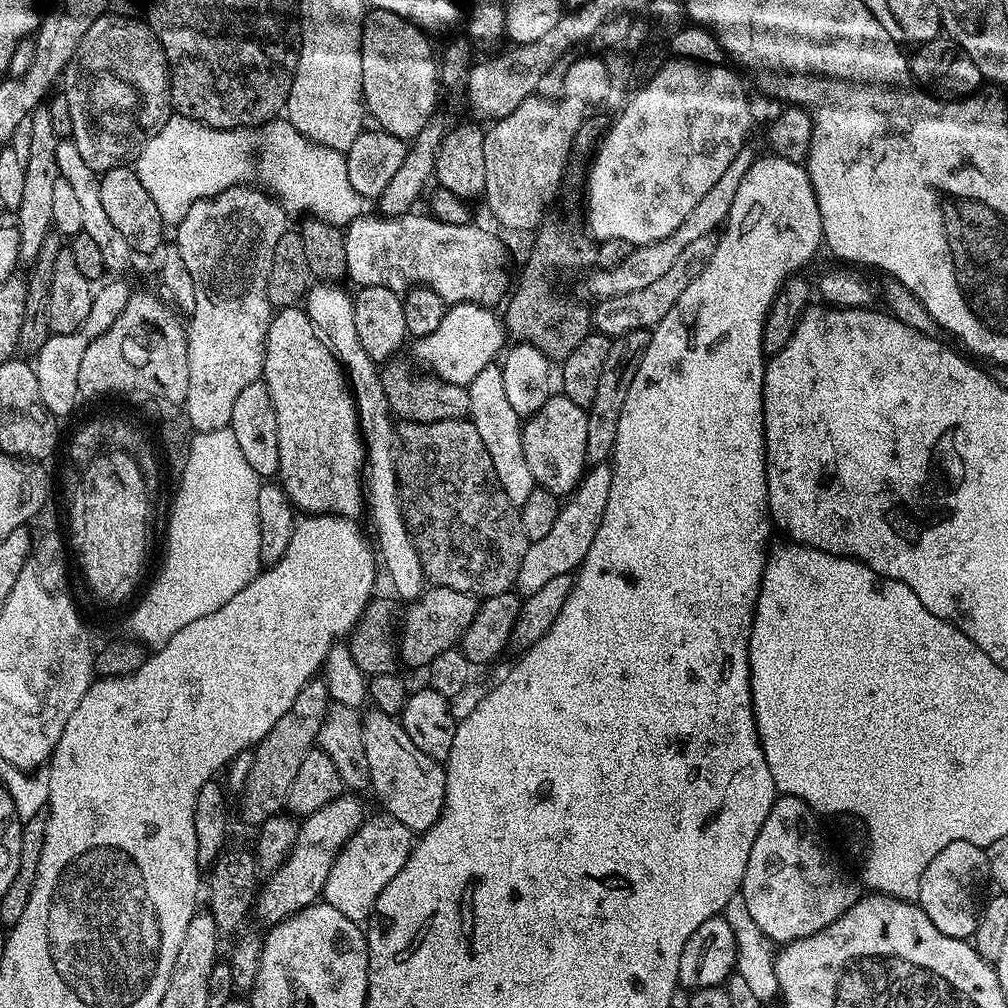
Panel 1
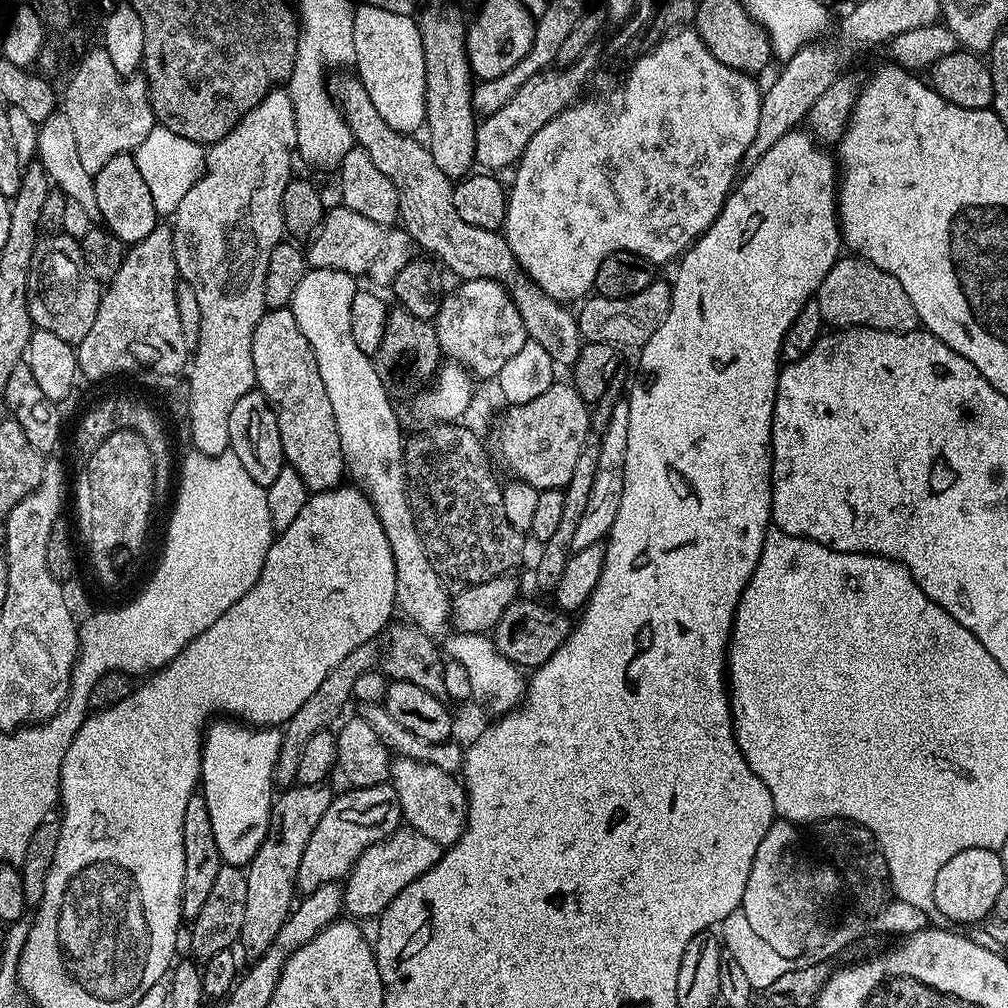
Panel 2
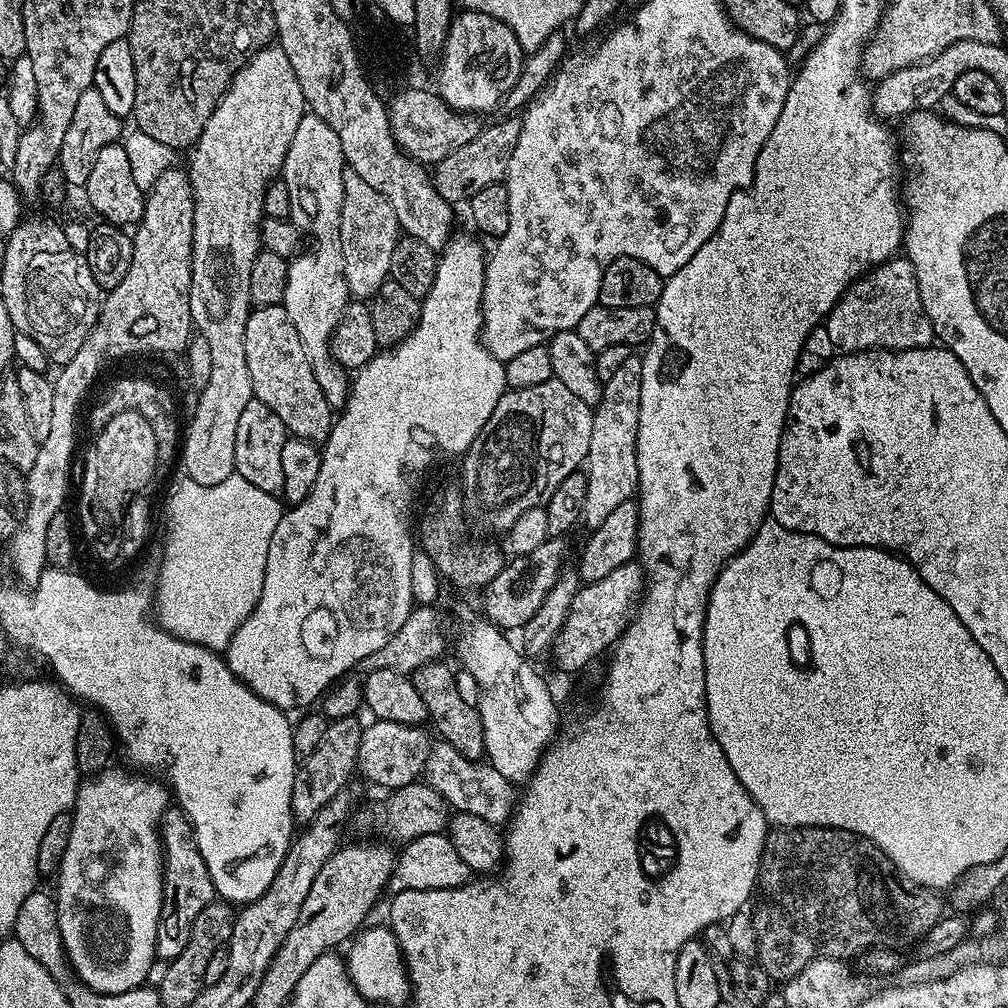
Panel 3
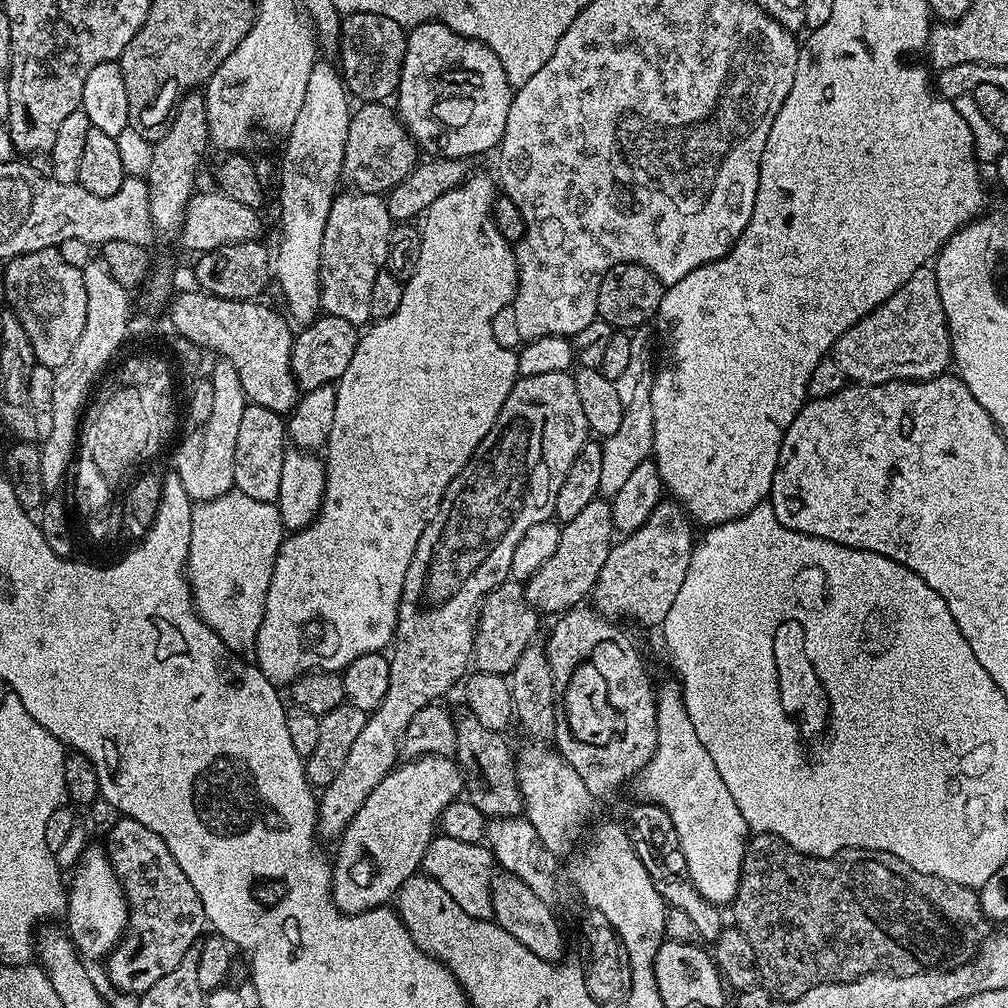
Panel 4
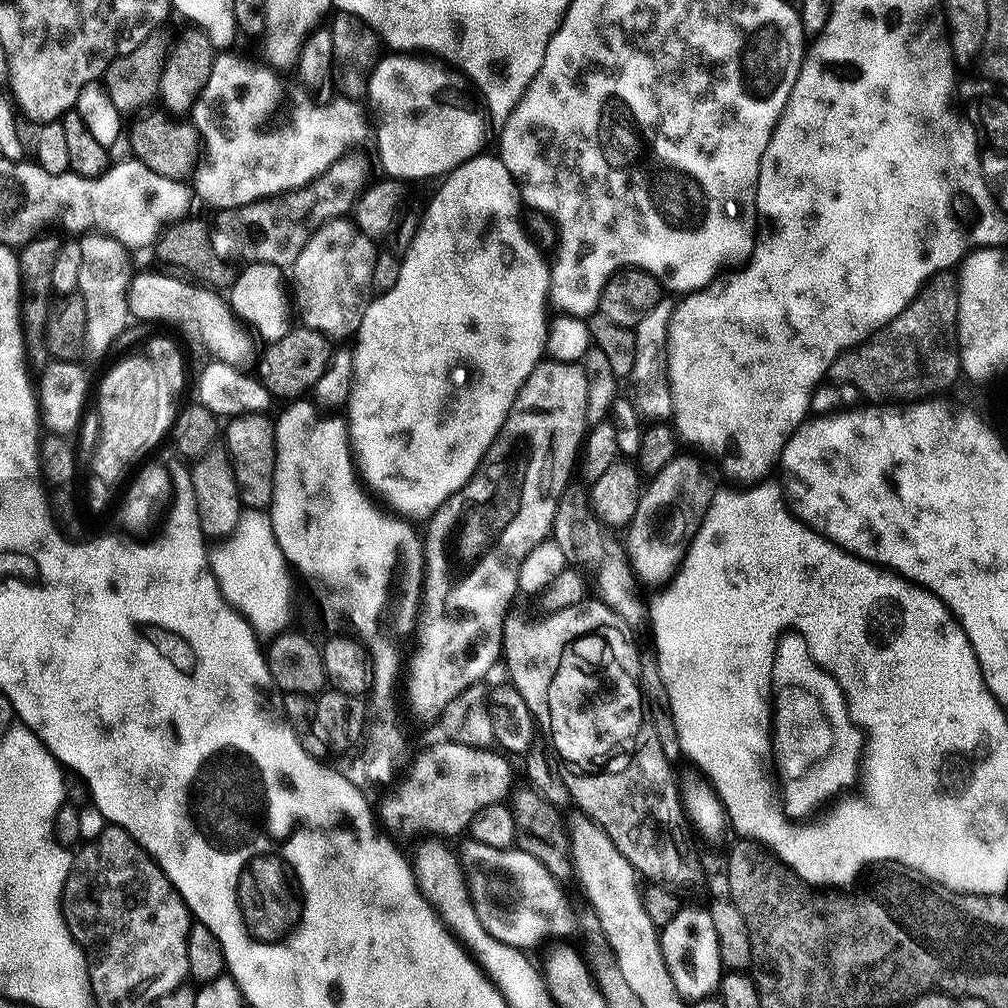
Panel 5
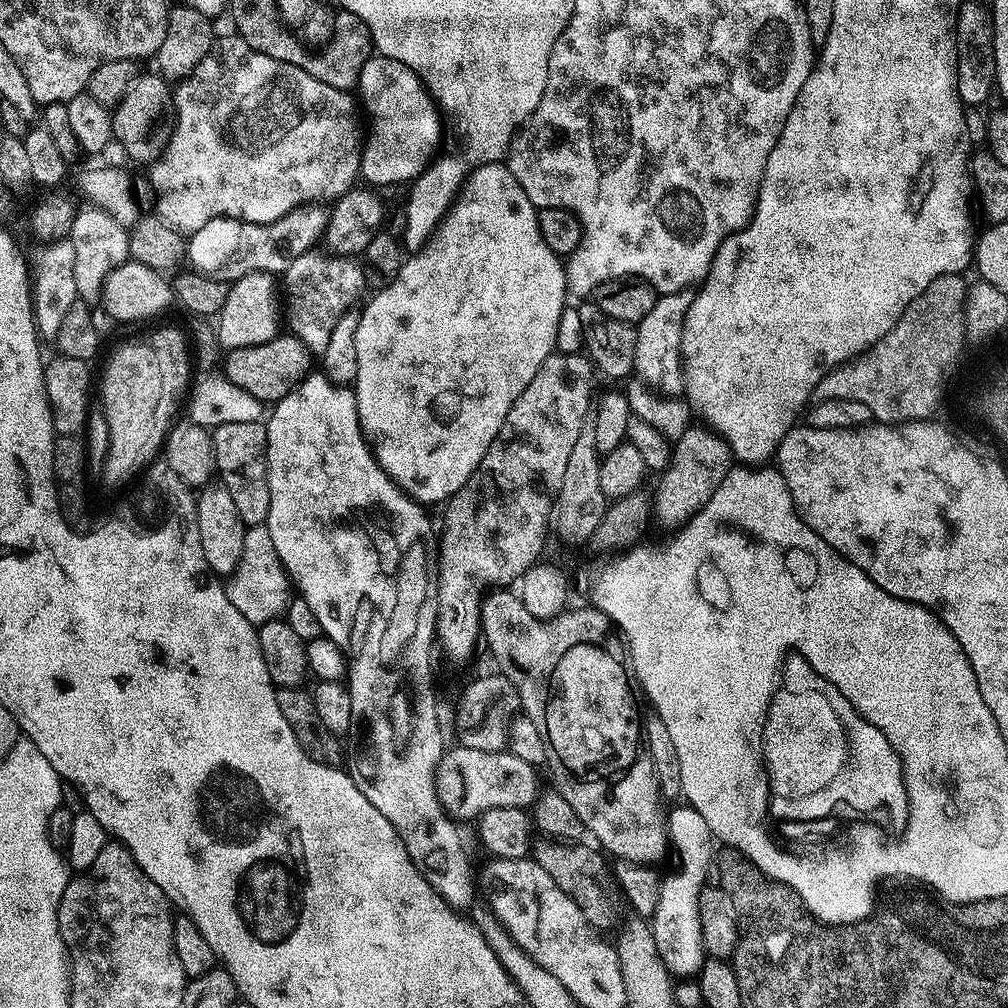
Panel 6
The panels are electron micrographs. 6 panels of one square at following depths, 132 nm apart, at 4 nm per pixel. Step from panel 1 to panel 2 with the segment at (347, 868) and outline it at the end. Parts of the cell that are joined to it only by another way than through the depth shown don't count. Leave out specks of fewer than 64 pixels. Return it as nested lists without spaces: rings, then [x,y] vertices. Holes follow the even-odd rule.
[[[401,826],[393,836],[367,848],[354,862],[352,871],[343,881],[344,912],[357,921],[364,922],[367,916],[379,917],[380,913],[422,874],[426,874],[439,862],[442,845],[430,842],[426,834],[418,834],[413,828]]]

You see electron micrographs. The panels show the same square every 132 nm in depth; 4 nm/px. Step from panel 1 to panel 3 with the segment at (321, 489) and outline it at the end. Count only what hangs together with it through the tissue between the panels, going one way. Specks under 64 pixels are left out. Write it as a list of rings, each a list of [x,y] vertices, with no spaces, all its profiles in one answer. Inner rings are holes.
[[[283,303],[261,304],[253,307],[248,313],[246,322],[246,366],[250,366],[250,382],[253,397],[278,414],[282,418],[285,429],[291,435],[308,440],[317,446],[328,439],[334,423],[334,409],[326,402],[326,394],[322,394],[322,386],[318,386],[318,378],[314,378],[314,370],[310,370],[310,358],[306,358],[306,350],[302,350],[302,338],[298,338],[298,330],[294,330],[294,322],[286,314]]]

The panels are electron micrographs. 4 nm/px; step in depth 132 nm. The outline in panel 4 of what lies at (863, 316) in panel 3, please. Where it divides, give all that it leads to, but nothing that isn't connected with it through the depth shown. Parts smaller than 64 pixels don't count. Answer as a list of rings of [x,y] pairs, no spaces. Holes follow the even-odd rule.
[[[931,267],[914,270],[906,282],[886,302],[866,314],[846,334],[834,342],[830,357],[842,368],[849,381],[857,384],[885,384],[891,380],[930,380],[945,375],[952,360],[952,339],[948,333],[946,314],[942,310],[942,294],[938,292],[938,278]]]

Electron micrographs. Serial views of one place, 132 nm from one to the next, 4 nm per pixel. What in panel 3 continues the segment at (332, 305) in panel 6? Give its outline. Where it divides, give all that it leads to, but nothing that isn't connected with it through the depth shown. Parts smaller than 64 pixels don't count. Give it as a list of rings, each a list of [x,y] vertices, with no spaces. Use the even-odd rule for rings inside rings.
[[[349,167],[344,169],[342,178],[342,218],[340,219],[340,245],[342,246],[342,258],[344,259],[344,277],[349,293],[355,299],[367,301],[382,286],[384,280],[389,279],[390,254],[394,254],[394,246],[402,235],[402,229],[398,218],[394,214],[394,206],[374,186],[370,186],[366,181],[354,174],[354,170]]]

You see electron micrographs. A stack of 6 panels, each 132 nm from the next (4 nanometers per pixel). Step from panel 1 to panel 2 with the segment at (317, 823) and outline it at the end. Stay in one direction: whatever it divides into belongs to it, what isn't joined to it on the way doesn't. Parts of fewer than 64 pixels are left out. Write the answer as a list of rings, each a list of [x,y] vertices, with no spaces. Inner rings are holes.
[[[385,782],[369,788],[349,787],[348,792],[333,795],[330,810],[322,814],[318,827],[310,837],[310,843],[302,853],[302,862],[298,865],[298,888],[307,894],[318,890],[320,886],[343,881],[352,871],[354,862],[370,846],[382,842],[387,836],[393,836],[401,827],[400,803],[398,794],[391,783]]]

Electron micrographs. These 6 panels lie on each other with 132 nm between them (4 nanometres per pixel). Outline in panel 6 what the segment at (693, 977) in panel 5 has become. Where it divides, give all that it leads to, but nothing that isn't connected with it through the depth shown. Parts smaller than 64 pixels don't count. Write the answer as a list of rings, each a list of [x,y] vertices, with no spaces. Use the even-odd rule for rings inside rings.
[[[690,806],[676,808],[666,816],[666,840],[676,851],[676,869],[672,876],[665,875],[660,882],[658,910],[650,917],[652,937],[656,943],[656,953],[668,967],[669,973],[676,978],[692,978],[706,959],[702,942],[702,922],[698,920],[698,896],[706,887],[704,880],[708,876],[708,868],[713,867],[714,837],[710,826],[706,826],[706,818],[698,814]]]

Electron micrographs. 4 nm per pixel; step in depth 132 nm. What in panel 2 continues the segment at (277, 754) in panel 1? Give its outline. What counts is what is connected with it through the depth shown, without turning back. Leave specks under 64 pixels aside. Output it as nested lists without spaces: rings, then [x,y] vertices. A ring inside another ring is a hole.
[[[376,640],[363,643],[362,646],[352,650],[346,658],[342,658],[342,662],[326,676],[325,681],[318,686],[318,689],[314,690],[310,698],[306,698],[306,702],[285,724],[280,743],[279,762],[276,765],[275,783],[279,787],[289,787],[295,781],[298,762],[305,750],[306,743],[310,742],[310,738],[316,733],[331,729],[341,719],[340,714],[343,712],[344,706],[353,697],[352,692],[358,675],[373,671],[379,665],[382,655],[379,644],[380,642]]]

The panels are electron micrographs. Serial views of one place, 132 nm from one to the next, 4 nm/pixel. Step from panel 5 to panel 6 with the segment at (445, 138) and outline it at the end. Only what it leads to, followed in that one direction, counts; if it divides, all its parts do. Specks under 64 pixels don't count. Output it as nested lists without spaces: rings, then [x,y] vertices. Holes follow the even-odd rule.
[[[374,54],[362,66],[358,93],[364,99],[364,108],[368,111],[368,116],[372,119],[372,129],[368,132],[368,141],[364,144],[364,153],[358,156],[360,161],[359,175],[365,176],[367,183],[373,189],[388,188],[391,184],[404,184],[416,179],[430,161],[437,155],[436,146],[440,142],[440,120],[442,124],[442,113],[436,107],[436,101],[432,95],[424,88],[424,83],[402,62],[394,62],[394,58],[386,58],[379,54]]]

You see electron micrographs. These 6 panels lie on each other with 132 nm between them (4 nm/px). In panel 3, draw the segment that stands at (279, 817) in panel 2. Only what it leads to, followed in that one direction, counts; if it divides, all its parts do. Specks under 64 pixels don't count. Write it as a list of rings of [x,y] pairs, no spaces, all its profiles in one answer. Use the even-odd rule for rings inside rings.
[[[356,716],[331,721],[326,726],[326,734],[322,734],[318,746],[314,746],[312,753],[297,763],[294,790],[290,794],[292,818],[297,825],[307,826],[316,817],[318,810],[326,806],[326,802],[330,802],[339,792],[349,787],[348,779],[351,778],[352,772],[354,776],[357,771],[358,742],[362,742],[364,733],[364,724],[358,721]]]

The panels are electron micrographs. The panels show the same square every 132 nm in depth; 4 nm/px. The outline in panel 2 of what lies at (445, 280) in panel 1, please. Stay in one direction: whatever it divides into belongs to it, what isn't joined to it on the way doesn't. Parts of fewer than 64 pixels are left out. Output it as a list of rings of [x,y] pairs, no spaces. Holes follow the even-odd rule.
[[[343,206],[329,207],[325,211],[324,221],[312,233],[307,244],[309,269],[333,268],[357,278],[369,276],[374,283],[384,286],[391,285],[398,270],[414,259],[414,241],[403,227],[370,222],[370,218],[362,218],[362,214]]]

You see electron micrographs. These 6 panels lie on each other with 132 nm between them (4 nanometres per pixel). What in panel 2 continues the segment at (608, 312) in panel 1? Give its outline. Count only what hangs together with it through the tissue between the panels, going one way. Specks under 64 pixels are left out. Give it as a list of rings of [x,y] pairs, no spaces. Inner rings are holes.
[[[653,279],[650,286],[630,298],[608,299],[593,295],[585,299],[577,309],[580,335],[587,343],[602,342],[620,348],[634,346],[641,348],[662,324],[670,310],[672,287],[669,281]]]

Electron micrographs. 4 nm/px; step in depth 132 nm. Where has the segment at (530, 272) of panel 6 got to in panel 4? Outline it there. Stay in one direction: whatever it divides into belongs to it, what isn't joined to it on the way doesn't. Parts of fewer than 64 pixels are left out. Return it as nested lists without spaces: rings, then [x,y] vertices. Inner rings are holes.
[[[469,175],[458,186],[454,186],[450,190],[446,190],[446,194],[442,194],[442,198],[438,198],[438,202],[434,202],[428,207],[424,220],[424,233],[420,236],[420,249],[414,252],[414,267],[411,269],[412,277],[406,280],[404,284],[404,293],[402,294],[402,302],[398,306],[398,310],[394,310],[394,314],[377,319],[375,323],[367,329],[368,333],[361,335],[356,341],[356,349],[354,350],[354,358],[350,358],[350,366],[346,366],[346,374],[342,374],[342,378],[336,384],[336,405],[334,406],[334,430],[330,430],[328,435],[328,443],[326,445],[326,486],[324,487],[324,502],[320,505],[320,510],[316,514],[316,519],[308,525],[307,528],[301,528],[293,531],[291,534],[285,535],[283,544],[280,545],[280,554],[274,562],[274,574],[270,580],[270,590],[266,596],[266,610],[262,626],[258,632],[256,646],[254,649],[254,660],[258,665],[261,674],[266,679],[272,681],[277,686],[291,685],[292,681],[303,676],[305,672],[319,669],[321,666],[325,672],[340,672],[347,664],[352,662],[354,658],[362,654],[370,654],[371,652],[379,652],[387,649],[393,643],[396,634],[396,619],[398,618],[398,610],[400,609],[400,599],[404,593],[404,579],[406,578],[406,570],[410,566],[410,562],[414,558],[414,550],[418,546],[418,538],[422,538],[422,534],[426,530],[426,526],[434,518],[434,514],[438,514],[438,506],[442,502],[442,498],[446,494],[446,490],[450,486],[450,482],[457,476],[466,465],[468,459],[476,453],[482,438],[486,438],[486,434],[490,434],[490,430],[494,426],[494,422],[498,418],[498,414],[502,410],[502,406],[506,402],[506,398],[510,394],[510,390],[514,387],[518,379],[518,356],[515,351],[511,352],[504,344],[496,341],[496,332],[492,329],[492,323],[496,320],[496,315],[500,311],[507,309],[512,301],[516,299],[516,285],[520,283],[520,268],[516,264],[516,253],[513,245],[503,236],[502,230],[496,224],[494,209],[498,199],[498,184],[495,179],[492,180],[488,176]]]

